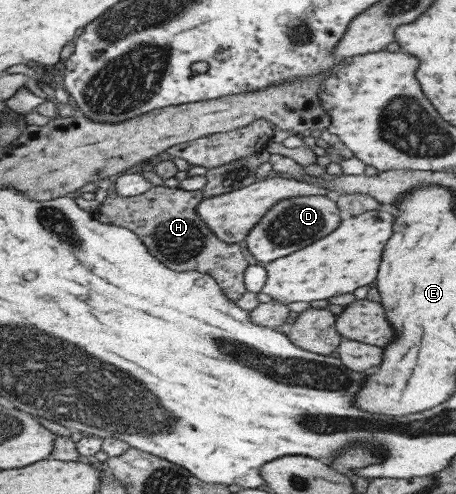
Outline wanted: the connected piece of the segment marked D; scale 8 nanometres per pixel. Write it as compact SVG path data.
M327 195L295 196L277 202L268 215L253 228L246 239L248 251L262 265L269 265L281 257L291 255L299 249L323 239L339 223L339 209Z

